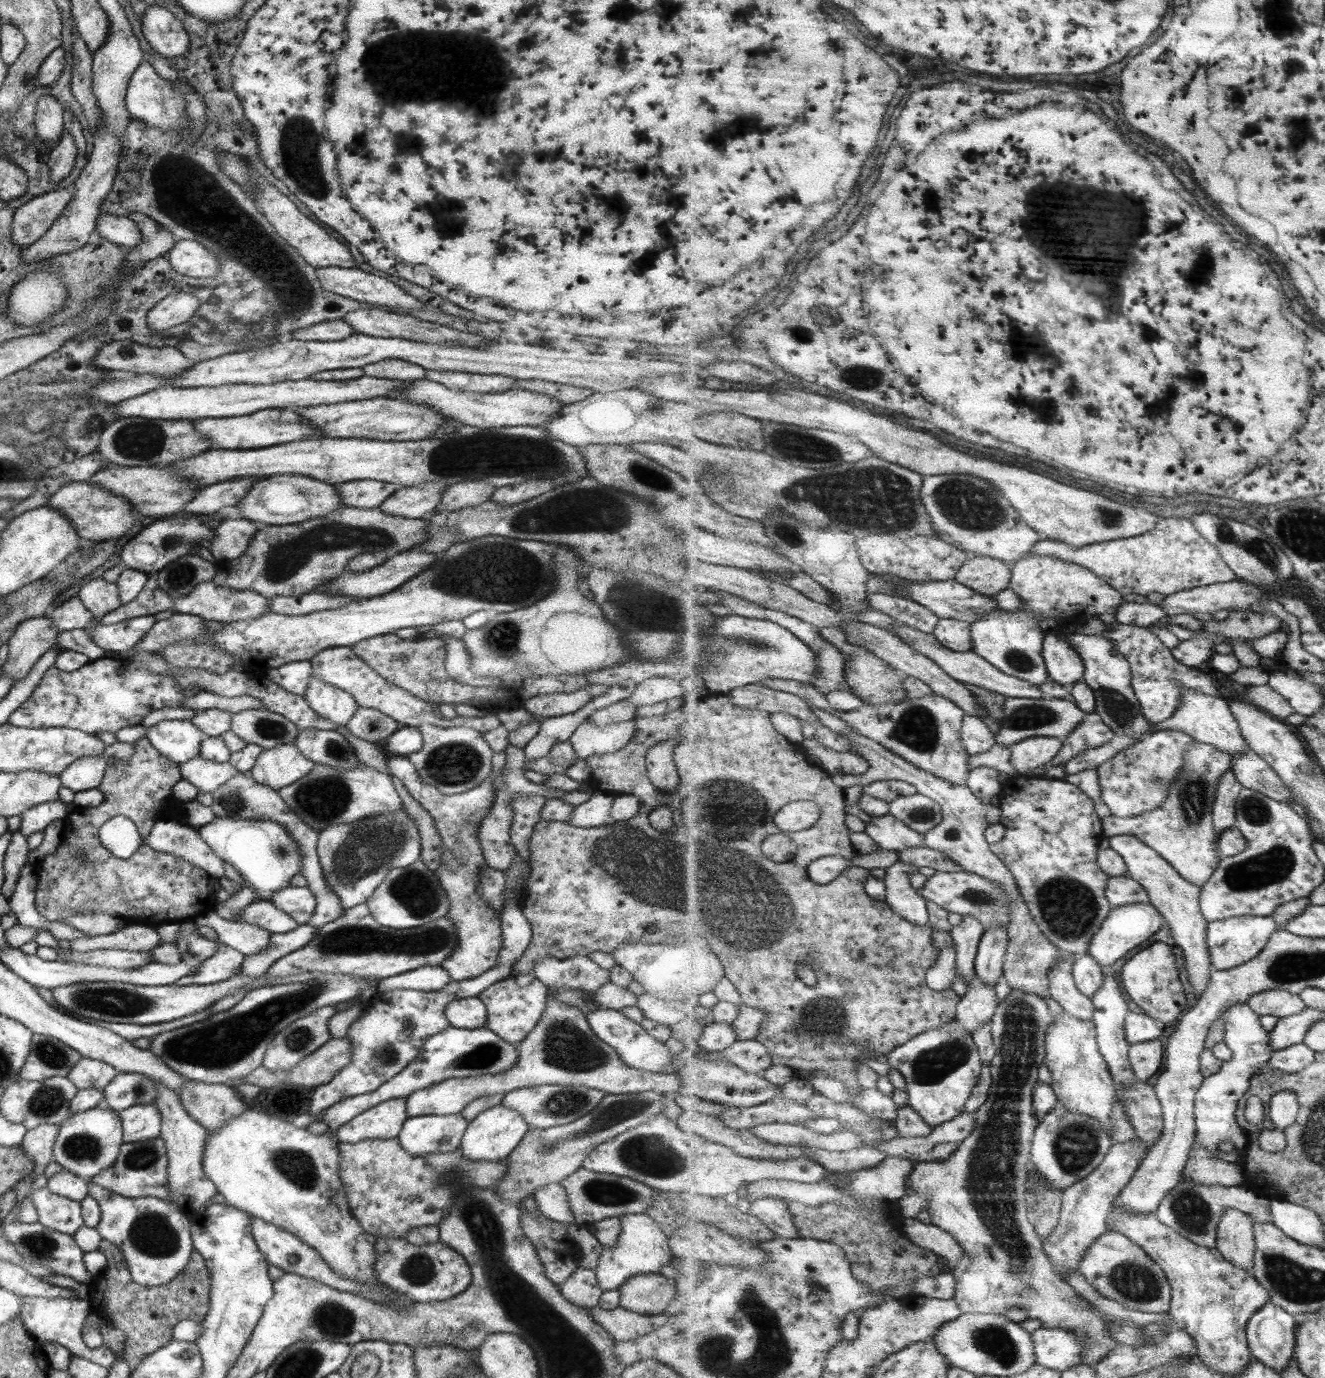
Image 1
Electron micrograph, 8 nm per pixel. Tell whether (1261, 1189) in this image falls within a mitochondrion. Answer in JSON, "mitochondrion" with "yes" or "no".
{"mitochondrion":"no"}

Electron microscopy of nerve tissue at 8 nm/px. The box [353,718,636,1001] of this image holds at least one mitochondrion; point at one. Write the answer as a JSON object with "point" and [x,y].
{"point":[454,763]}

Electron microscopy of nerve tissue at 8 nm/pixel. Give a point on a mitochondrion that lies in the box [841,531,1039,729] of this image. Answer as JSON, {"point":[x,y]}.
{"point":[1018,660]}

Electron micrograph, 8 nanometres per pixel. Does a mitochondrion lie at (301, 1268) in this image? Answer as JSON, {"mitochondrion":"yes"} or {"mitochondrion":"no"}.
{"mitochondrion":"no"}

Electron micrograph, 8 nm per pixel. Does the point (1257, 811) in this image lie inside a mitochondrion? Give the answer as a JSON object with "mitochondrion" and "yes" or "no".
{"mitochondrion":"yes"}

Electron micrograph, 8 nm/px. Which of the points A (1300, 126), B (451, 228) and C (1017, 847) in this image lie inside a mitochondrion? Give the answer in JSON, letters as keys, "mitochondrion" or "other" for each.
{"A":"other","B":"other","C":"other"}

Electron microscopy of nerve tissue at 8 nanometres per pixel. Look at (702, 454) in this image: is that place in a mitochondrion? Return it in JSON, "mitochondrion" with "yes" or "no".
{"mitochondrion":"no"}

